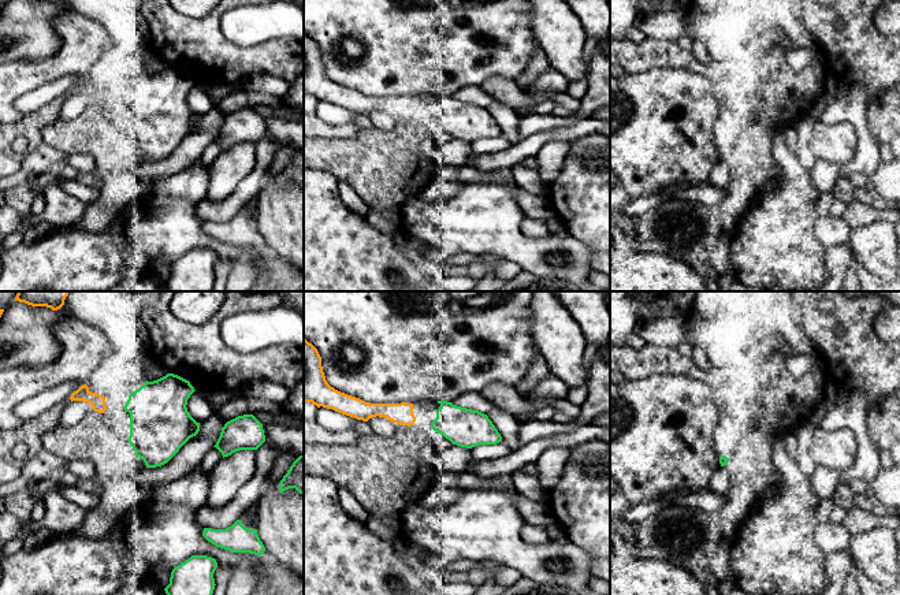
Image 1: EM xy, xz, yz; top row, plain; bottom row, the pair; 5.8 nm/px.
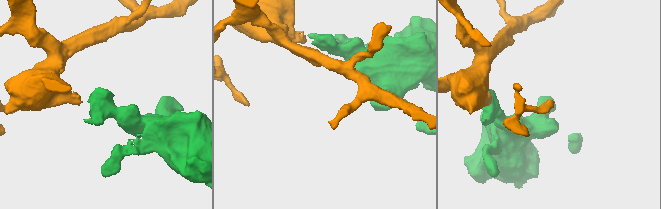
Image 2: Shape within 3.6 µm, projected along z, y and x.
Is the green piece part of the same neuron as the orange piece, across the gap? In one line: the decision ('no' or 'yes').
yes

